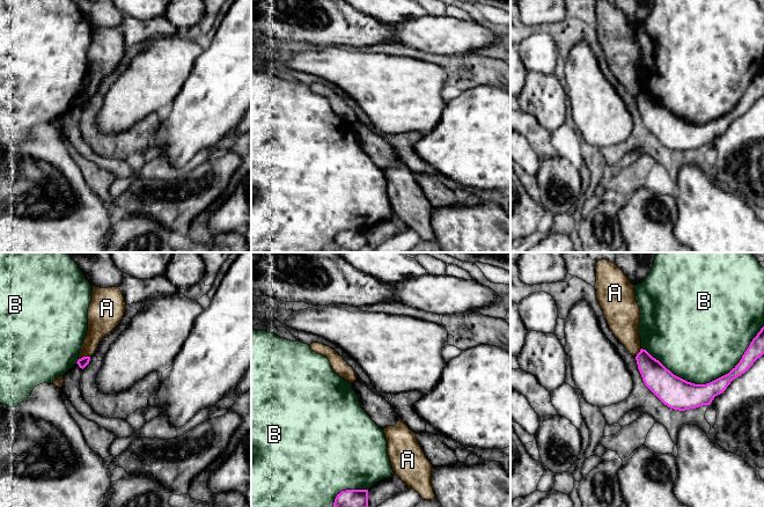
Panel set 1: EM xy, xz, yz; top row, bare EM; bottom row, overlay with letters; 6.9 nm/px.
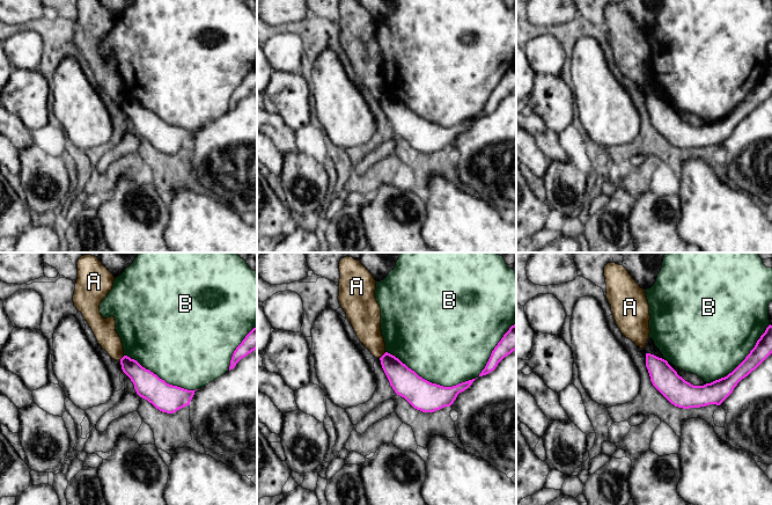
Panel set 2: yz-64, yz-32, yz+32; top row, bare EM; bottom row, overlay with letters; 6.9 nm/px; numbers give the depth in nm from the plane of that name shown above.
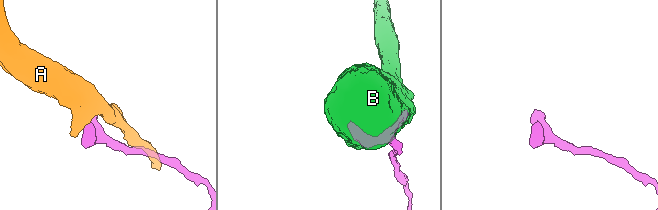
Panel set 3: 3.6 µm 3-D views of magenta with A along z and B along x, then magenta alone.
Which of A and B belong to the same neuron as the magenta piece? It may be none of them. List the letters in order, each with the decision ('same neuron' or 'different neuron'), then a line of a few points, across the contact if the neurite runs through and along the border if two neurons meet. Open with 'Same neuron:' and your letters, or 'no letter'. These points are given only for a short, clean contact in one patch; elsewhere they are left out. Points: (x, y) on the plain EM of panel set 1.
Same neuron: no letter
A: different neuron; line xy (89, 96), (83, 96), (79, 100)
B: different neuron

